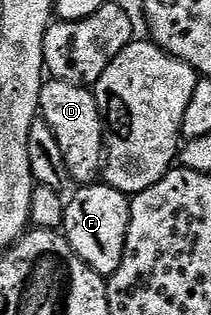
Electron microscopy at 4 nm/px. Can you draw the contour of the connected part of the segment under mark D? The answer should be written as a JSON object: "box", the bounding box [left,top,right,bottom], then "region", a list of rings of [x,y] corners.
{"box":[39,79,105,185],"region":[[[58,79],[42,82],[39,115],[45,120],[51,133],[55,133],[55,141],[59,141],[59,150],[63,152],[69,179],[77,182],[77,185],[92,184],[102,170],[105,153],[105,128],[92,90]]]}

